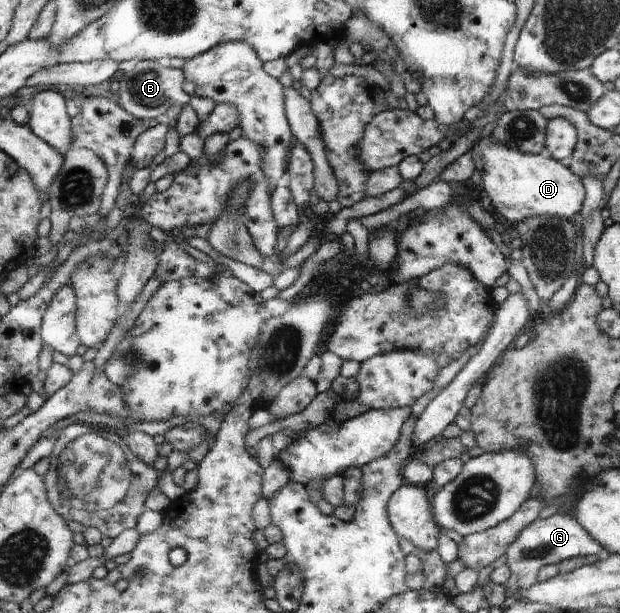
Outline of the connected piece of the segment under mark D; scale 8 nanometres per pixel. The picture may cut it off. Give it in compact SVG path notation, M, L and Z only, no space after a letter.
M487 135L487 137L481 137L471 147L469 156L481 174L481 191L484 191L490 199L493 210L513 226L529 217L555 217L555 219L573 223L574 216L580 213L584 201L584 188L581 181L567 169L565 163L555 161L549 157L549 153L527 155L527 153L521 153L516 146L497 143Z

